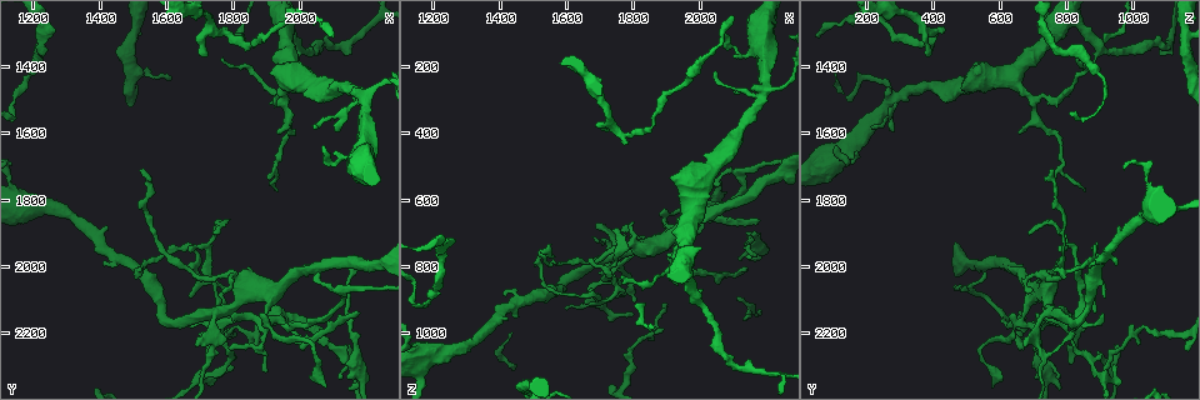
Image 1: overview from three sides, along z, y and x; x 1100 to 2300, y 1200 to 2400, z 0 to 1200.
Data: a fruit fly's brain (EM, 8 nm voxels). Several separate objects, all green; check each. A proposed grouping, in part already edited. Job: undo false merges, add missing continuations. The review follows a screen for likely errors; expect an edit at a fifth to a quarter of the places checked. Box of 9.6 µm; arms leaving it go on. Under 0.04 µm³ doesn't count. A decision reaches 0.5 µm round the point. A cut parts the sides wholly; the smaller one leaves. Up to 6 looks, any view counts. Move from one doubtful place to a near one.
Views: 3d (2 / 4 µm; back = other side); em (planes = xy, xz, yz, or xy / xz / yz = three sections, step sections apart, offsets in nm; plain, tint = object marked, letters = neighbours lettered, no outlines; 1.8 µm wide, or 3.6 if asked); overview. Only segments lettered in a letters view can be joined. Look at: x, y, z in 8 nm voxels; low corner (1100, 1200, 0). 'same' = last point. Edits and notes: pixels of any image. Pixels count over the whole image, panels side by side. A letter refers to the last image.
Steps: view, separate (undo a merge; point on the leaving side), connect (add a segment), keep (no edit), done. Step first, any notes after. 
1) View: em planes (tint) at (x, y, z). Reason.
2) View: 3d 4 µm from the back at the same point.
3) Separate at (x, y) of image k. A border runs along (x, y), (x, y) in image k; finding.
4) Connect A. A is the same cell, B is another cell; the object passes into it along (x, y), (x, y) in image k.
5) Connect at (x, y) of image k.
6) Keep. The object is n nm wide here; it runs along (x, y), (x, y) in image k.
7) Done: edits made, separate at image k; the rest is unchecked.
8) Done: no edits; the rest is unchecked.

View: em planes (plain) at (1220, 1350, 830). Arms part here.

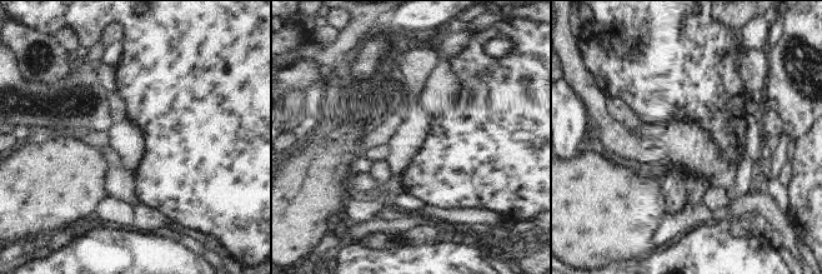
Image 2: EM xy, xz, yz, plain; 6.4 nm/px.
View: em planes (letters) at the same point.

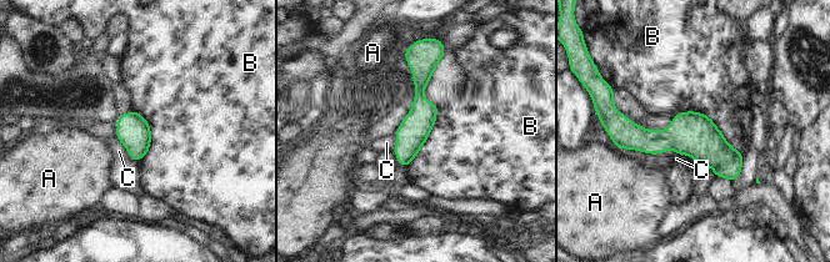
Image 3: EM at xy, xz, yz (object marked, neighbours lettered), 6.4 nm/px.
Keep. The object is 200 nm wide here; A, B and C are other cells; a border runs along (436, 104), (436, 122), (405, 167) in image 3; one neuron here.

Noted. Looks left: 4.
View: 3d 4 µm at (1860, 1340, 370). Thin neck.

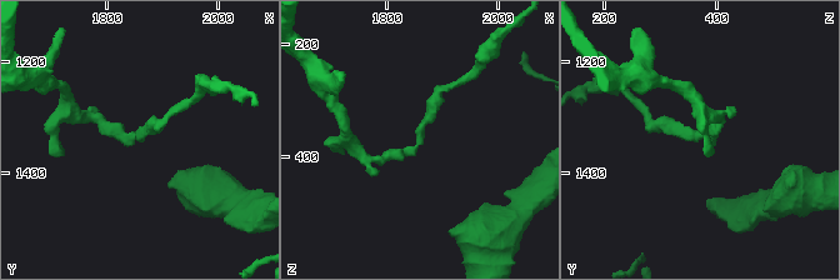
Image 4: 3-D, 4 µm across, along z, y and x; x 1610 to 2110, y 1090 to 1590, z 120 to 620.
View: em planes (tint) at (1855, 1340, 380). Shape alone is not enough.

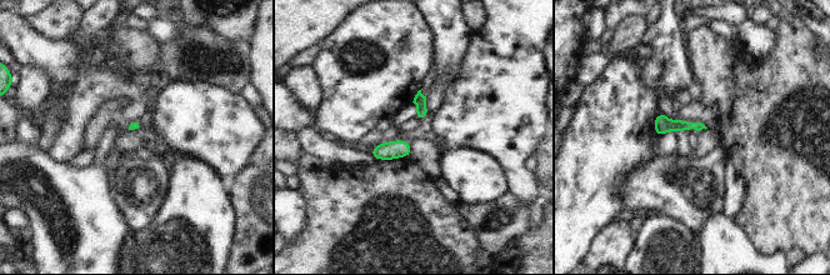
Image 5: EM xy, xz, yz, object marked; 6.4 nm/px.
View: em planes (letters) at the same point. See the neighbours.

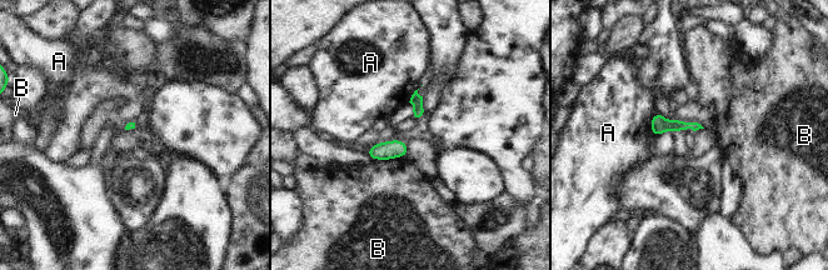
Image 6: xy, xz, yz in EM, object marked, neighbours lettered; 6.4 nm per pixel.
Keep. A and B are other cells; a border runs along (405, 156), (372, 160) in image 6; one neuron here.

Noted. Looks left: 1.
Done: no edits; the rest is unchecked.

